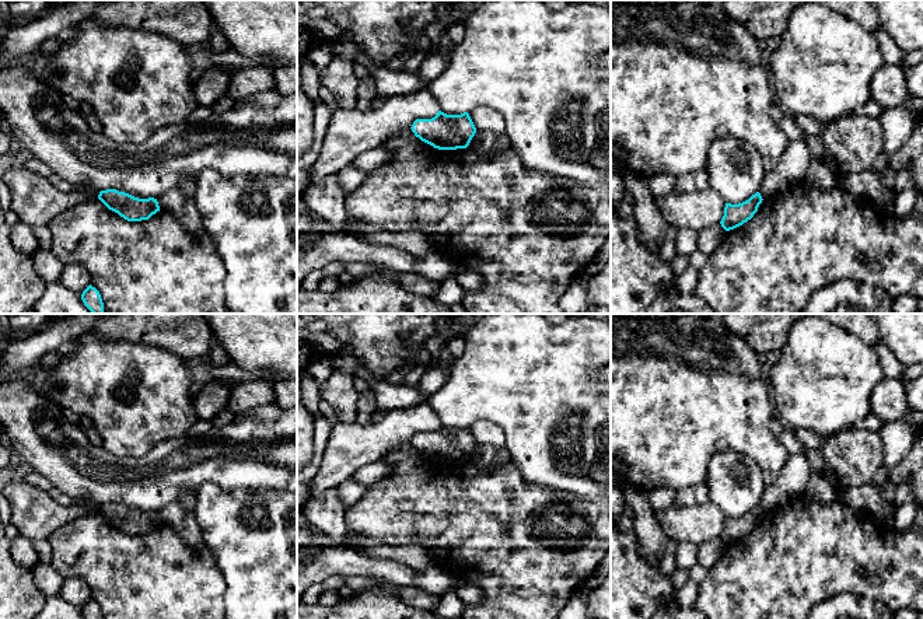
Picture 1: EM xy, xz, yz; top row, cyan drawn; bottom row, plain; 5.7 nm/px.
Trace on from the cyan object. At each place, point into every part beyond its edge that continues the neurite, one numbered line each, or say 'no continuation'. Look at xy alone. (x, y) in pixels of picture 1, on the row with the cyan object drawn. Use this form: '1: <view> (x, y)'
no continuation

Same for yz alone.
no continuation

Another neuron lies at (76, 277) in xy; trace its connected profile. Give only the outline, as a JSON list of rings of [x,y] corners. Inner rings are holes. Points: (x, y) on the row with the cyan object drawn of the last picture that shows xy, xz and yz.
[[[64,265],[59,281],[64,287],[83,294],[83,291],[90,286],[90,274],[88,270],[81,265]]]

